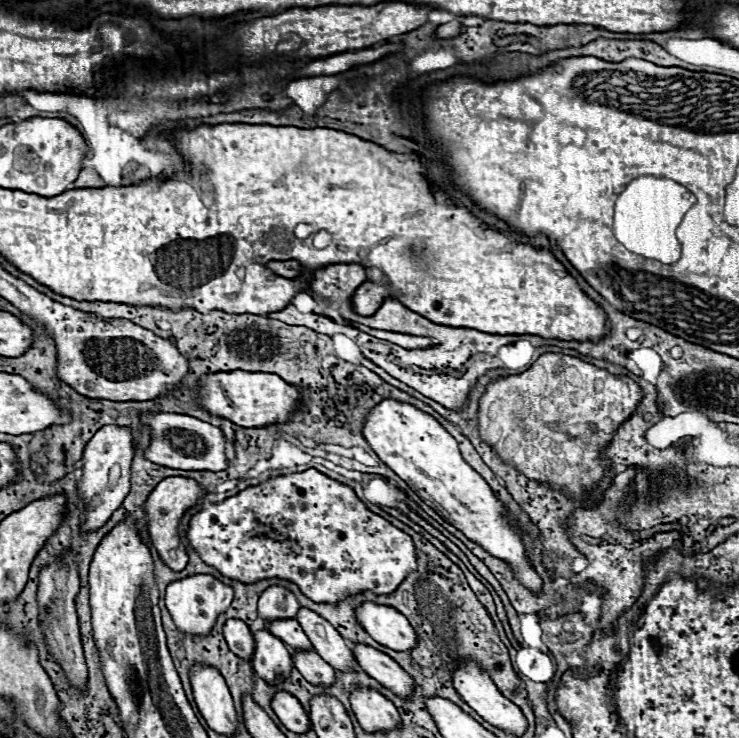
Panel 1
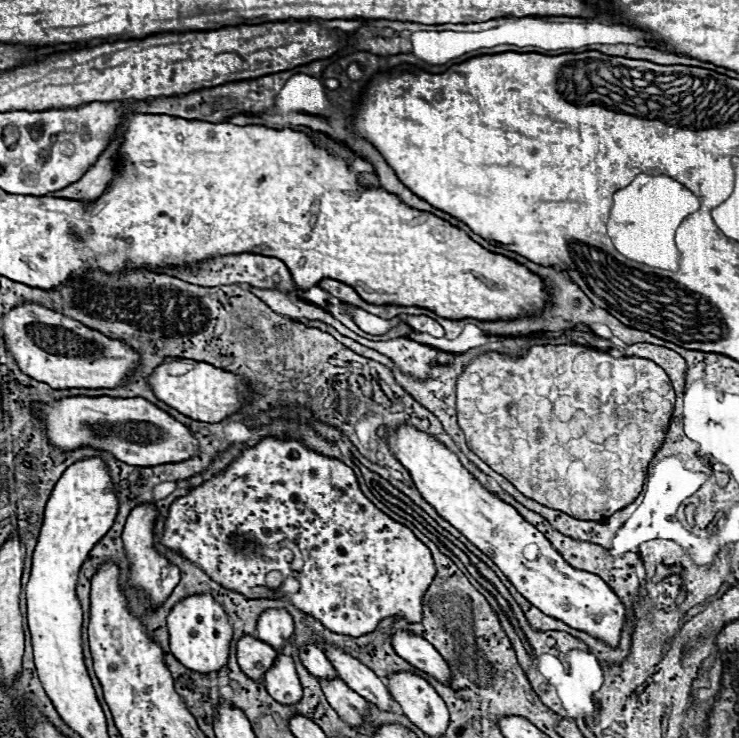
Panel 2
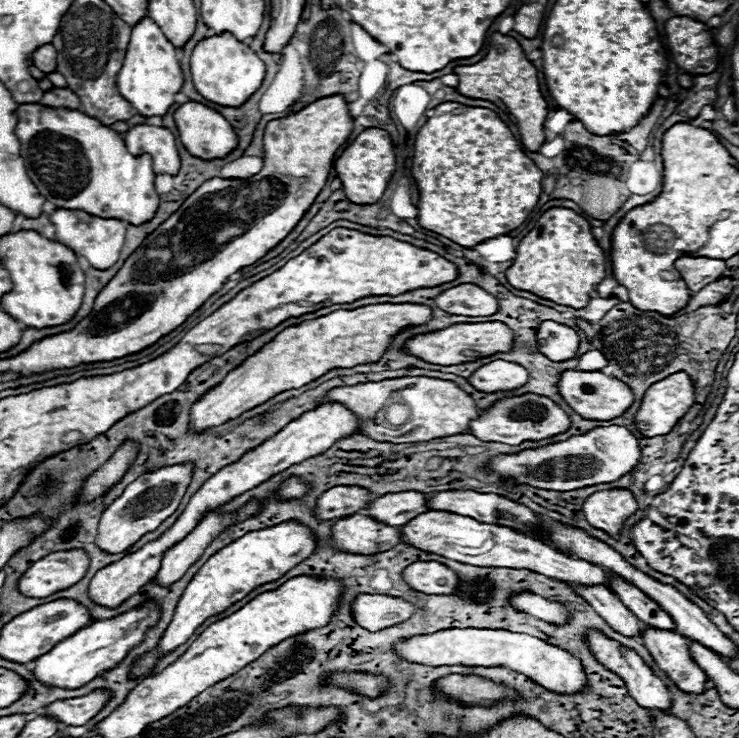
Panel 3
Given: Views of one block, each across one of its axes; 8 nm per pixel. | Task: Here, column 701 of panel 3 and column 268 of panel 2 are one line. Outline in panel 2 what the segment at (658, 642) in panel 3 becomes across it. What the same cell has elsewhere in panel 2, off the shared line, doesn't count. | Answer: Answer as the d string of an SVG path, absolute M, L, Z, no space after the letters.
M278 654L274 664L262 678L268 694L280 704L296 704L302 698L302 686L294 668L294 660L288 654Z

